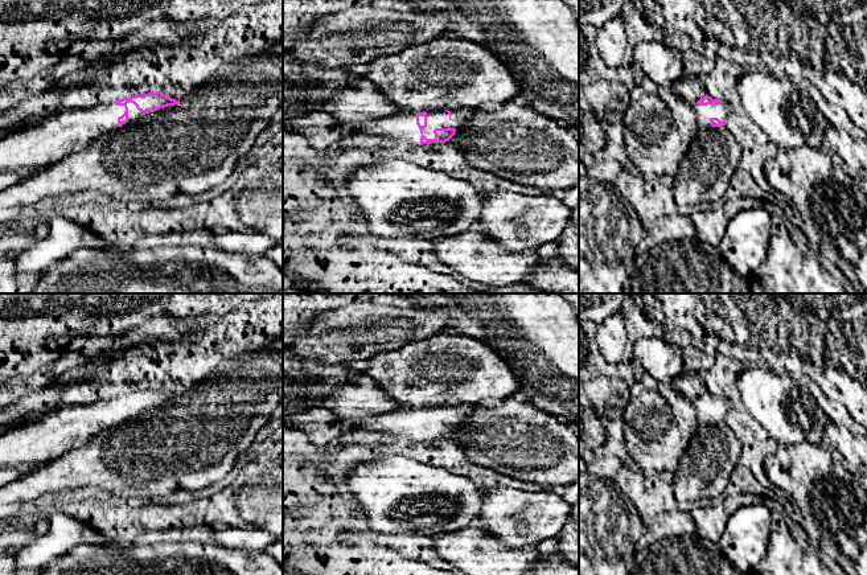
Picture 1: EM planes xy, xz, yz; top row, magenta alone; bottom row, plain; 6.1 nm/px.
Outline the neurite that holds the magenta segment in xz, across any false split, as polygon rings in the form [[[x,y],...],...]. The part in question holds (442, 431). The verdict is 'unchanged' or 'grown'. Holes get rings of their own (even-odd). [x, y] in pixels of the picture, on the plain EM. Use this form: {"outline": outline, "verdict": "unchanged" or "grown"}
{"outline": [[[460,404],[448,407],[449,419],[448,424],[435,424],[434,435],[427,435],[423,426],[427,423],[427,408],[404,408],[398,407],[390,412],[381,415],[363,416],[357,420],[346,420],[345,423],[354,430],[385,432],[396,438],[411,441],[423,441],[431,439],[445,439],[463,423],[478,404]]], "verdict": "grown"}

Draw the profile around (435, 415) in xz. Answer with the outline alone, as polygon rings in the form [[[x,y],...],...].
[[[432,406],[427,408],[427,423],[423,424],[423,431],[427,435],[435,435],[434,426],[435,424],[448,424],[449,419],[449,410],[444,406]]]

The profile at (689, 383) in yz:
[[[683,371],[673,379],[671,386],[690,402],[694,402],[702,393],[706,391],[702,374],[695,371]]]

